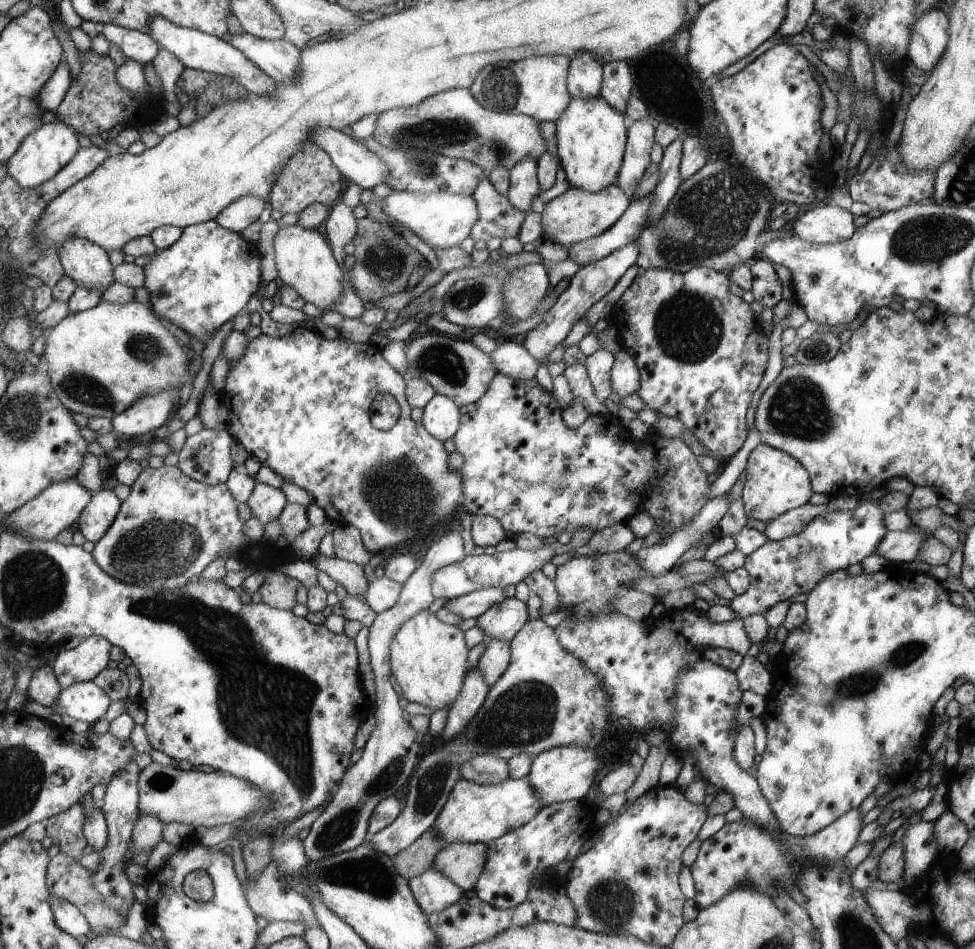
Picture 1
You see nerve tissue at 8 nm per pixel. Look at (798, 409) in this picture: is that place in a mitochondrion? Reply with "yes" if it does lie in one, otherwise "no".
yes

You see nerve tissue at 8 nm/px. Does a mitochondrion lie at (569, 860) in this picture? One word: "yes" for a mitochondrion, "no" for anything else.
no

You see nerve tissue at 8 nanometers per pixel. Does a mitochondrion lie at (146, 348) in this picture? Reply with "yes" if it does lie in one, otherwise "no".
yes

